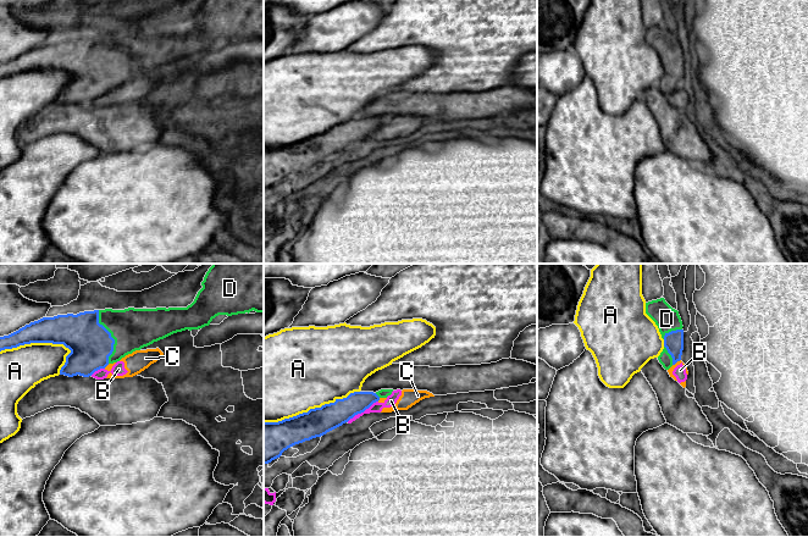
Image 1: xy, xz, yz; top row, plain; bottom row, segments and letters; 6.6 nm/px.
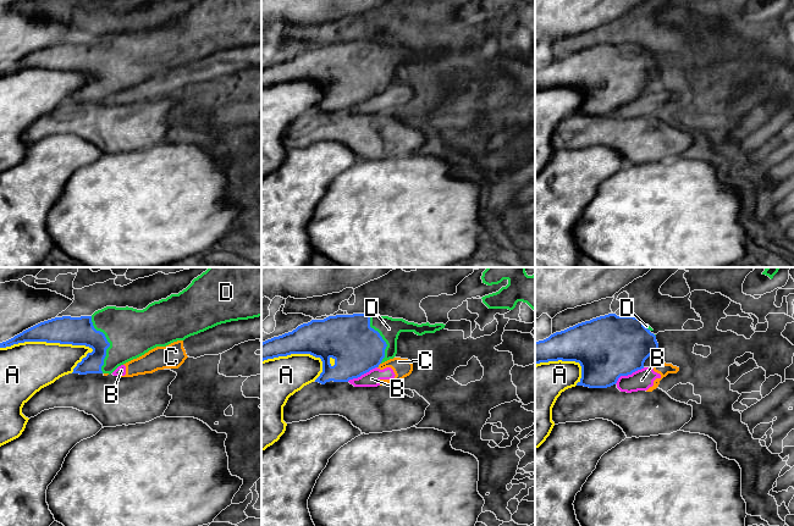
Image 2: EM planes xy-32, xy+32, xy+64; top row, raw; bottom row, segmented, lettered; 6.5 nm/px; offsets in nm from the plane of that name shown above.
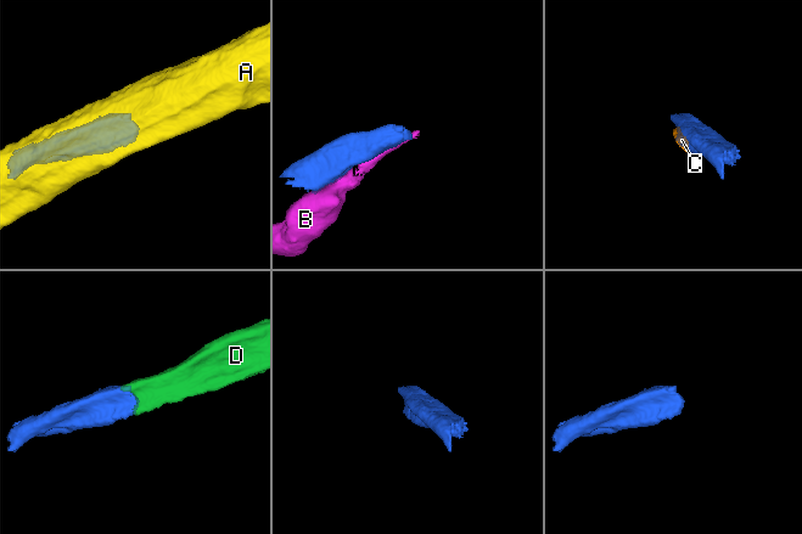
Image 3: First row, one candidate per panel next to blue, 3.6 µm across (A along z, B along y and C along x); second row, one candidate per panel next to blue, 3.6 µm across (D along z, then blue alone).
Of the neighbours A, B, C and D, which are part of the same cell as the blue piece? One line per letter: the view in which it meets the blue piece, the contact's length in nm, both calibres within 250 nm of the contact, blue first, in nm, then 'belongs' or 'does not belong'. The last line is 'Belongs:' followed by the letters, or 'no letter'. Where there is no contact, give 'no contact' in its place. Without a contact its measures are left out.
A: xz | 650 nm | 190/500 nm | does not belong
B: xz | 240 nm | 170/70 nm | does not belong
C: yz | 70 nm | 130/40 nm | does not belong
D: xy | 360 nm | 280/280 nm | belongs
Belongs: D

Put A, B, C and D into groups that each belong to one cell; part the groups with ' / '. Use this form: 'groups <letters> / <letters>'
groups A / B C / D

